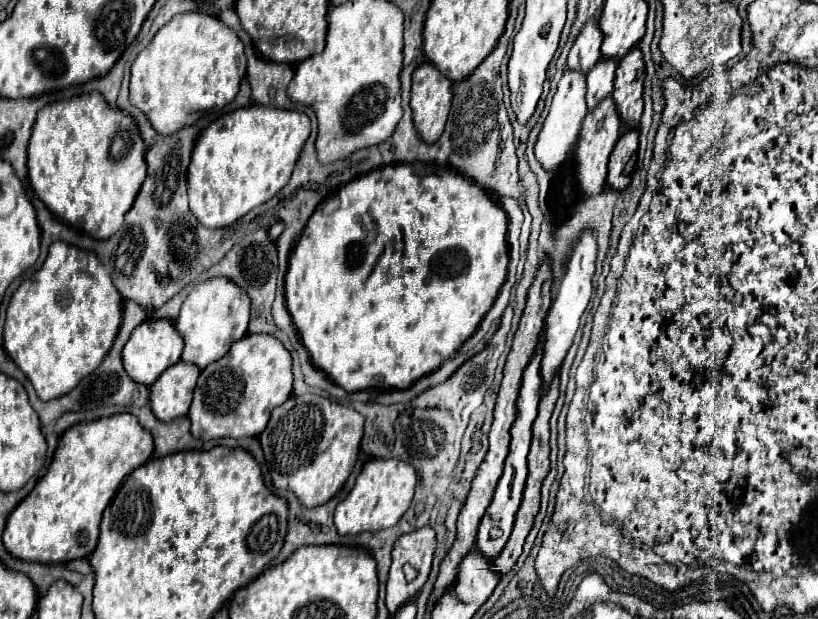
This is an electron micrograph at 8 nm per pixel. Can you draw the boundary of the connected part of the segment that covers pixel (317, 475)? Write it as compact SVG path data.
M293 394L283 406L273 410L267 428L259 436L273 484L295 492L307 508L327 502L345 484L355 466L363 420L353 408L341 406L325 396Z

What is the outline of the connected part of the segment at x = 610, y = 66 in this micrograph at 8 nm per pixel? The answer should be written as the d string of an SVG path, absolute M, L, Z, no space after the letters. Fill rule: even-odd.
M599 60L591 72L587 72L587 108L593 110L599 100L609 96L613 92L613 80L615 80L615 68L617 60Z

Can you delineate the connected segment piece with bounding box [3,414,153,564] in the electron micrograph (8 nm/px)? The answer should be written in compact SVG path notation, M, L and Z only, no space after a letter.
M113 414L71 426L59 440L47 474L11 512L3 544L19 560L61 564L89 558L99 538L101 514L123 478L153 454L153 436L131 414Z

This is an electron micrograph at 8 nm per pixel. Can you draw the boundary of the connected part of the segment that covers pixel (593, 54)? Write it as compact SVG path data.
M595 18L587 20L587 24L583 26L583 30L579 32L579 36L575 38L575 42L569 50L569 58L567 58L569 68L587 72L599 60L603 32L599 32L597 26L599 26L599 22Z

